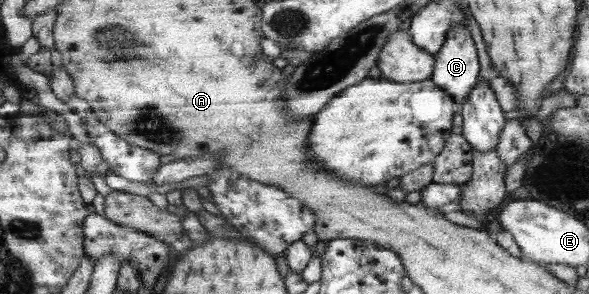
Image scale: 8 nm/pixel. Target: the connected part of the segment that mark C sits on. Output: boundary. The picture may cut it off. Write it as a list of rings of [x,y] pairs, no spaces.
[[[463,23],[456,24],[447,36],[446,43],[435,55],[435,69],[431,80],[463,105],[478,84],[478,77],[480,65],[470,31]]]

